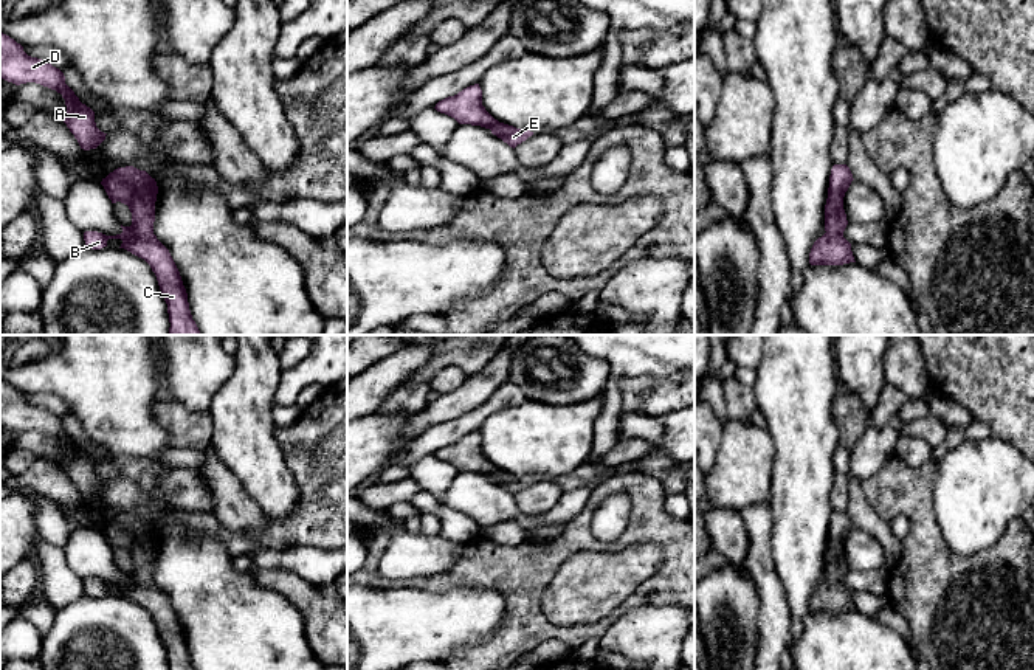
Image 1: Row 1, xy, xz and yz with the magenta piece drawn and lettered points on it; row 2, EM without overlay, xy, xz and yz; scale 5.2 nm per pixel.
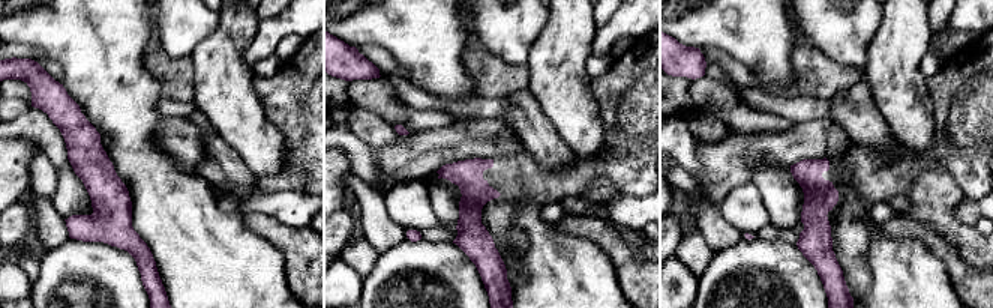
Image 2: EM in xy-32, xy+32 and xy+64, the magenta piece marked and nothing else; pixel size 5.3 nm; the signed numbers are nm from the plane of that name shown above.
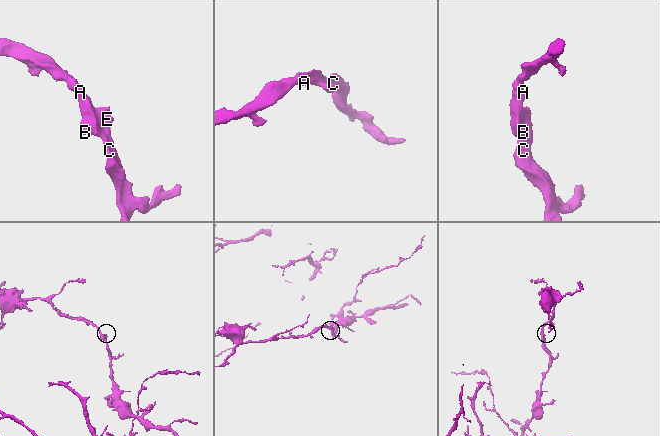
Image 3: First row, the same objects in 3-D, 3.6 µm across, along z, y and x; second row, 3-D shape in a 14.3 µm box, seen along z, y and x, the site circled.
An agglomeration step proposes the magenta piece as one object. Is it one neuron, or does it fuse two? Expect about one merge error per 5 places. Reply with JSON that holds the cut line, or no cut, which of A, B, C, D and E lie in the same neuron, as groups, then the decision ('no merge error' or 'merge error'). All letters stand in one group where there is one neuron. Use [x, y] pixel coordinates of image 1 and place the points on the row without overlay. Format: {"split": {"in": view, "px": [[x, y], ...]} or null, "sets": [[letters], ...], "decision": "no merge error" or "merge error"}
{"split": null, "sets": [["A", "B", "C", "D", "E"]], "decision": "no merge error"}

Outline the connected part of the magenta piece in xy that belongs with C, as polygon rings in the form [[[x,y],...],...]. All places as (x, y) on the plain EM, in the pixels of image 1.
[[[133,513],[118,515],[102,526],[112,551],[121,549],[132,560],[132,572],[122,574],[122,580],[105,583],[98,578],[85,578],[85,594],[101,597],[107,594],[109,586],[121,586],[119,596],[144,606],[157,623],[160,637],[167,651],[169,670],[195,670],[192,667],[188,641],[180,619],[169,597],[153,582],[155,549],[158,534],[146,518]]]

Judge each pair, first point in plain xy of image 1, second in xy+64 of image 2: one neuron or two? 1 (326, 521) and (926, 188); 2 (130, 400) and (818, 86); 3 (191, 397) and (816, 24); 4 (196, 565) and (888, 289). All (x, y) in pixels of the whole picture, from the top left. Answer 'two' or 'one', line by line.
1: two
2: two
3: one
4: one

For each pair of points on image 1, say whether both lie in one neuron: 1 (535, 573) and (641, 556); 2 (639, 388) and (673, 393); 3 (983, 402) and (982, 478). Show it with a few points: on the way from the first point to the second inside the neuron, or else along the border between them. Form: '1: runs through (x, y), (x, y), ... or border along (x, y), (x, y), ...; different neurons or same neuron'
1: border along (589, 551), (574, 552), (558, 568), (541, 602); different neurons
2: runs through (647, 393), (665, 393); same neuron
3: border along (991, 435), (1009, 442), (1017, 450); different neurons

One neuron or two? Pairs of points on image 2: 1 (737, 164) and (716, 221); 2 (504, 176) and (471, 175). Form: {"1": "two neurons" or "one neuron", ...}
{"1": "two neurons", "2": "one neuron"}

